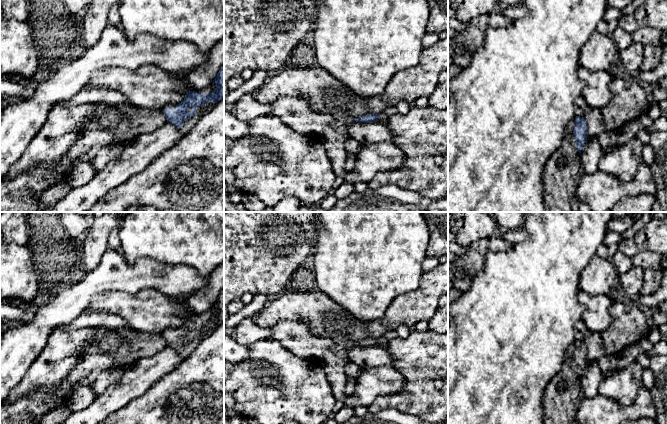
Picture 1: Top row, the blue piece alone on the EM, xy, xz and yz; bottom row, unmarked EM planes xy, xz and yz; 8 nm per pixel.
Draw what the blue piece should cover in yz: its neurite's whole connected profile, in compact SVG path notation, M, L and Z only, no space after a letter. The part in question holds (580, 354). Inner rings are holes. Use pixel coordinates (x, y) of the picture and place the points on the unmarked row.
M576 341L574 345L574 363L577 367L577 374L581 377L587 364L587 347L584 341Z

